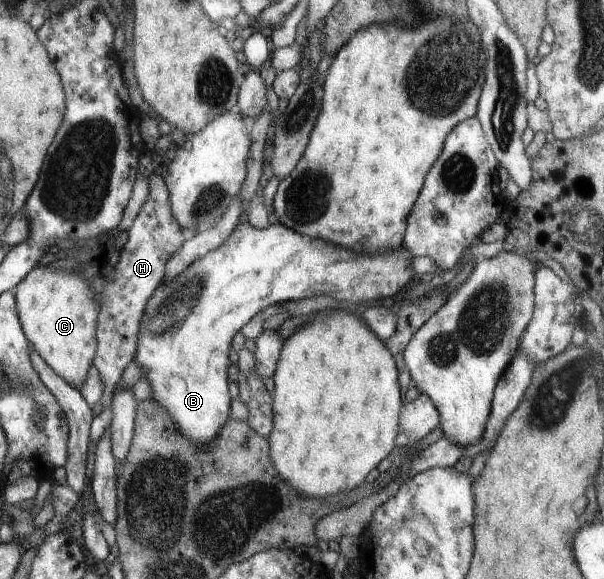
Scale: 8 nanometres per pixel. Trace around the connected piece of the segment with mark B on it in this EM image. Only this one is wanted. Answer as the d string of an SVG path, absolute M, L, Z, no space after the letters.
M246 219L238 220L220 247L208 251L180 271L174 279L161 281L156 287L138 323L133 362L138 365L141 376L147 382L150 398L170 417L177 433L194 446L208 446L226 425L228 417L230 397L226 365L229 365L230 339L256 311L266 308L266 305L315 296L331 296L354 303L362 299L362 293L364 301L393 296L406 285L406 281L412 281L410 277L414 279L414 273L405 261L407 255L402 247L384 254L355 254L324 241L299 235L280 223L255 229Z

